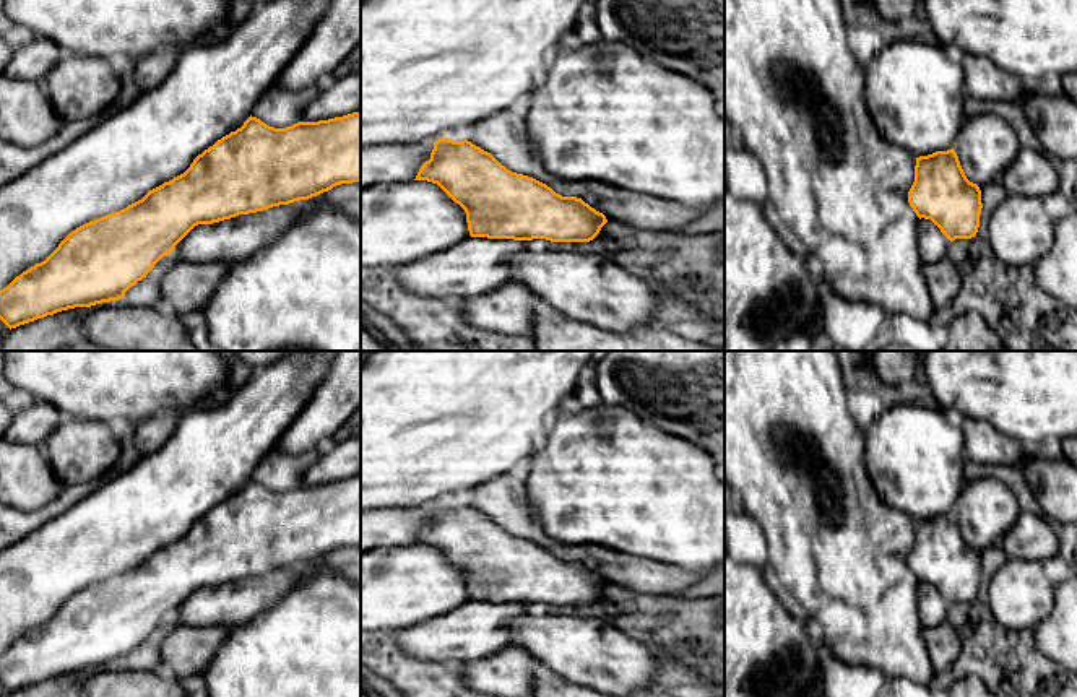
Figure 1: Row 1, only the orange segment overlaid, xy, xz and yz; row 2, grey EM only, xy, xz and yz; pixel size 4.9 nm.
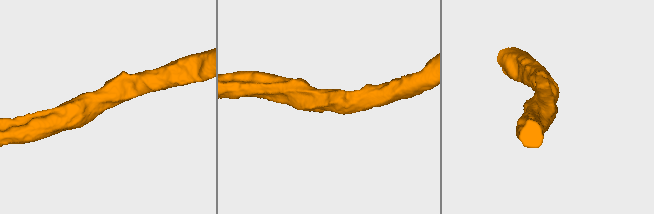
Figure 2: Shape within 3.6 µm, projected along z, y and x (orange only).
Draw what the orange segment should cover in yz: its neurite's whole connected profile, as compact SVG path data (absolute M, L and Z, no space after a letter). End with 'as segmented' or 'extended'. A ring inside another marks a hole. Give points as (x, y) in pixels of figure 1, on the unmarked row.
M955 513L916 522L908 567L919 582L918 616L923 629L947 621L955 603L971 603L980 591L981 554L970 546Z | extended

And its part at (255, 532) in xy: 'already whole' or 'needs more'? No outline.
needs more

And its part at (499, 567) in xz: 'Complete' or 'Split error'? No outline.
Split error

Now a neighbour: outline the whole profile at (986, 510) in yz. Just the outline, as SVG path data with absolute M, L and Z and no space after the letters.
M900 401L866 427L864 439L866 470L879 497L915 522L954 512L967 543L983 554L988 548L1001 546L1019 520L1022 510L1004 483L994 478L963 478L965 437L941 408Z

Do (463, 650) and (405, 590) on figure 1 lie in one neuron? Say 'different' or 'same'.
same

